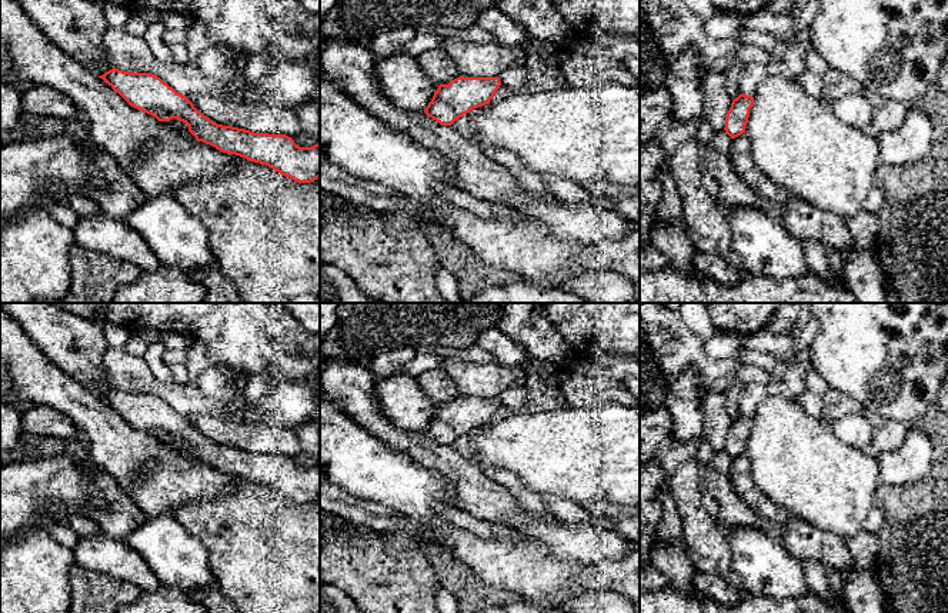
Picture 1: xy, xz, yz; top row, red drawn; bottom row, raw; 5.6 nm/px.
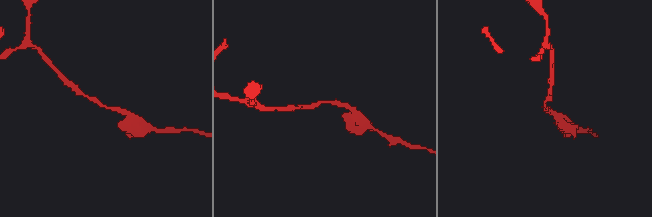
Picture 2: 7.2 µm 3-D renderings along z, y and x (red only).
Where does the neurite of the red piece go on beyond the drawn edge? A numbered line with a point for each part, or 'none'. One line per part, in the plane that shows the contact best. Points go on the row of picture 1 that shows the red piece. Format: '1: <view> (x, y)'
none

